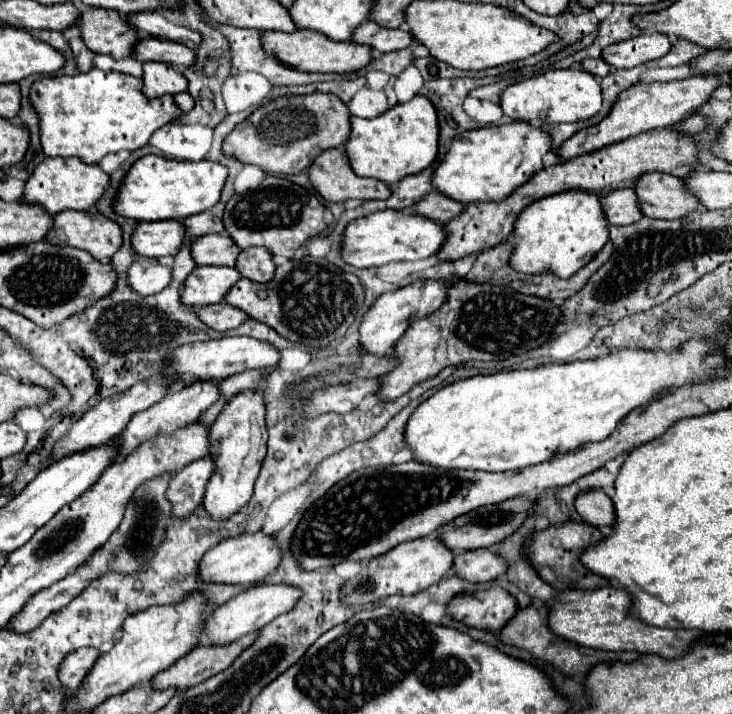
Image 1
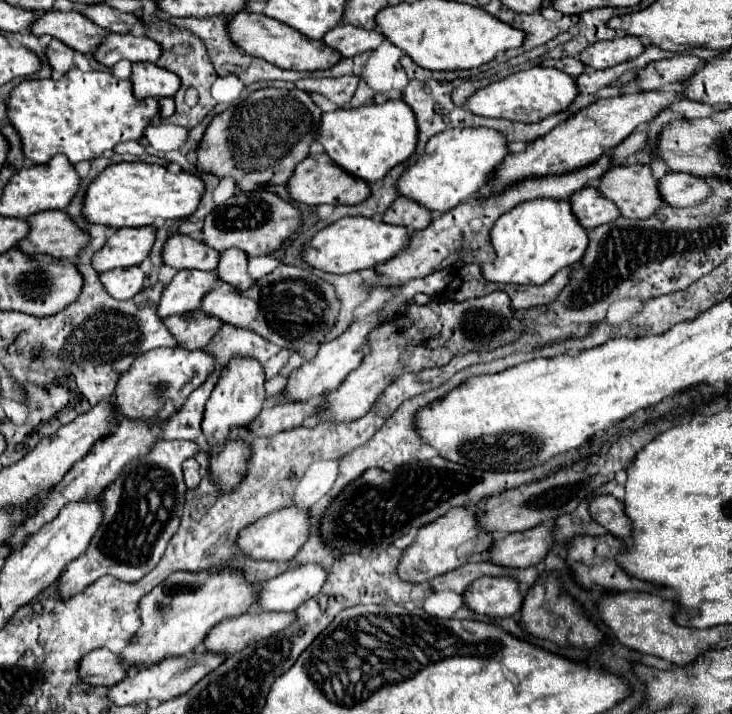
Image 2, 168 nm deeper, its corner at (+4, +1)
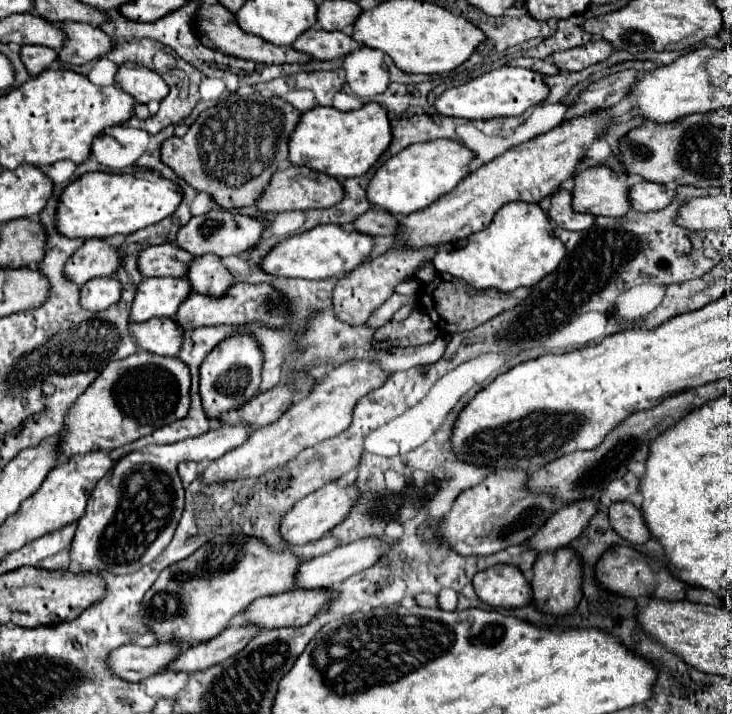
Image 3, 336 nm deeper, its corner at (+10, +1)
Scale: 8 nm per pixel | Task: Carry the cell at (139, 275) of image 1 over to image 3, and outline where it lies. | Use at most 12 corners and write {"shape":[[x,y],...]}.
{"shape":[[115,278],[81,286],[79,304],[101,312],[121,298]]}

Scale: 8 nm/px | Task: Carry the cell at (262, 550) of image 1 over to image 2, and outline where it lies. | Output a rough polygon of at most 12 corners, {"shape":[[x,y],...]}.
{"shape":[[277,510],[239,532],[249,560],[289,562],[307,540],[309,514]]}

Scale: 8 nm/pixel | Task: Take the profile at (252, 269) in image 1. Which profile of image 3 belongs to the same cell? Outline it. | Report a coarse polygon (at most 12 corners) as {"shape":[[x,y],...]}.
{"shape":[[211,254],[191,260],[191,290],[223,296],[233,276]]}

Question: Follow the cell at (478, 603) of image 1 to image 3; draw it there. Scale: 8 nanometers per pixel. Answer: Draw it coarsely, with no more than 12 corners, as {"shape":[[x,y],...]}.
{"shape":[[517,566],[475,574],[477,596],[495,608],[531,604],[531,584]]}

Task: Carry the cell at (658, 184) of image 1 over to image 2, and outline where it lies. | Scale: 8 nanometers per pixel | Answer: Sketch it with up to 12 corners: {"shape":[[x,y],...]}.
{"shape":[[649,164],[603,174],[599,190],[623,218],[643,220],[665,206]]}

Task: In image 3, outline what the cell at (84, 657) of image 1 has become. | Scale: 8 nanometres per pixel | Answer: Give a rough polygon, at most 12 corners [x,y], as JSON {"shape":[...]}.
{"shape":[[125,644],[111,652],[111,670],[129,682],[155,676],[181,644]]}

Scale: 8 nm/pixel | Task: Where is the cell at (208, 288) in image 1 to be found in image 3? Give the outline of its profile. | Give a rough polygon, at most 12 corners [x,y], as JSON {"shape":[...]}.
{"shape":[[145,278],[131,324],[173,318],[189,296],[185,278]]}

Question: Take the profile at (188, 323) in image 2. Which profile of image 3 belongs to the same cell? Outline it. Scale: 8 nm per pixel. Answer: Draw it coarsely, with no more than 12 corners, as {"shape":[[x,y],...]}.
{"shape":[[171,318],[131,324],[139,348],[177,356],[183,330]]}

